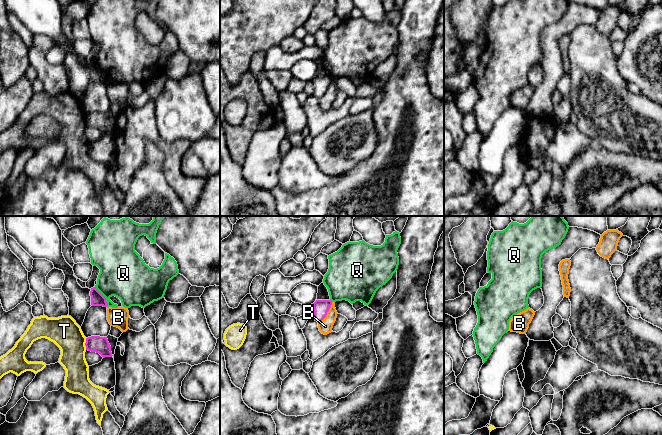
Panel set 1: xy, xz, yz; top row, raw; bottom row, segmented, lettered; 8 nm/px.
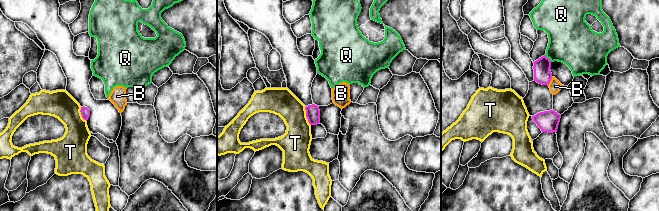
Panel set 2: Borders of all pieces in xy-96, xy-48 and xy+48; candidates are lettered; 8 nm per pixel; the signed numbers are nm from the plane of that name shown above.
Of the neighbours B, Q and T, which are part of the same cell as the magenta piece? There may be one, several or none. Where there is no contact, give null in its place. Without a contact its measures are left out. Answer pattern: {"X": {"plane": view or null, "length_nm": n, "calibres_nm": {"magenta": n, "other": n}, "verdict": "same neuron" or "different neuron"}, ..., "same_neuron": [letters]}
{"B": {"plane": "xz", "length_nm": 200, "calibres_nm": {"magenta": 130, "other": 110}, "verdict": "different neuron"}, "Q": {"plane": "xy", "length_nm": 190, "calibres_nm": {"magenta": 110, "other": 380}, "verdict": "different neuron"}, "T": {"plane": "xy", "length_nm": 100, "calibres_nm": {"magenta": 130, "other": 240}, "verdict": "different neuron"}, "same_neuron": []}

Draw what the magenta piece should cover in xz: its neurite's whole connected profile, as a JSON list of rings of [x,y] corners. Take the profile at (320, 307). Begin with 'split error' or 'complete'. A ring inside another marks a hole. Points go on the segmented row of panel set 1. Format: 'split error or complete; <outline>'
complete; [[[316,300],[312,304],[314,312],[313,320],[317,321],[318,323],[321,322],[326,317],[331,305],[331,300]]]

